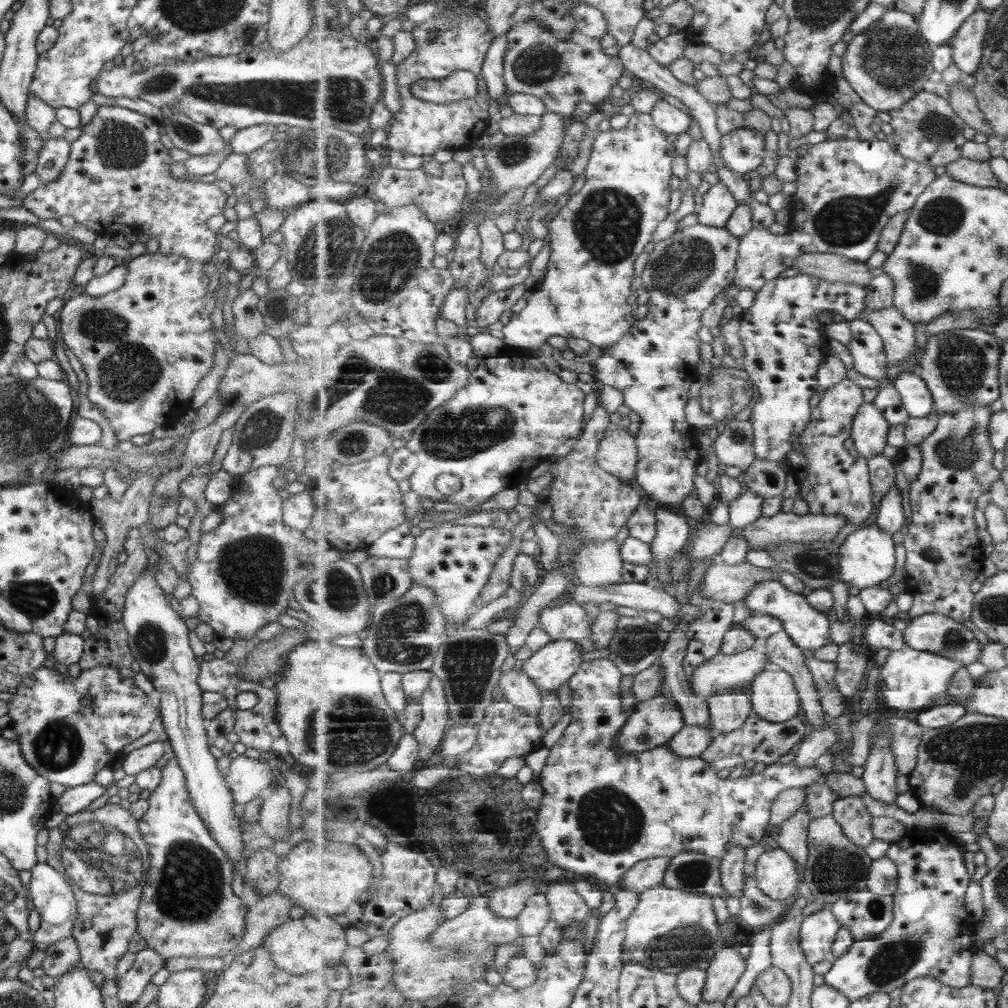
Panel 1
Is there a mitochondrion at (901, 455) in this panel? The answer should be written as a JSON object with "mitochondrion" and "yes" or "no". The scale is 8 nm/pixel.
{"mitochondrion":"no"}

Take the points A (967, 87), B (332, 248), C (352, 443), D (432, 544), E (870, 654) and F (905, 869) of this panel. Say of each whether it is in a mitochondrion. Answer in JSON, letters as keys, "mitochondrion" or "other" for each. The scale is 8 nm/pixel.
{"A":"other","B":"mitochondrion","C":"mitochondrion","D":"other","E":"other","F":"other"}

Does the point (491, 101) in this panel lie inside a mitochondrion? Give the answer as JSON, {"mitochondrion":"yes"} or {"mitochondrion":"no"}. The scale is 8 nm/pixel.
{"mitochondrion":"no"}

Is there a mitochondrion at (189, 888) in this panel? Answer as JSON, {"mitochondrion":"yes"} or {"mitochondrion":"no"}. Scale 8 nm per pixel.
{"mitochondrion":"yes"}

